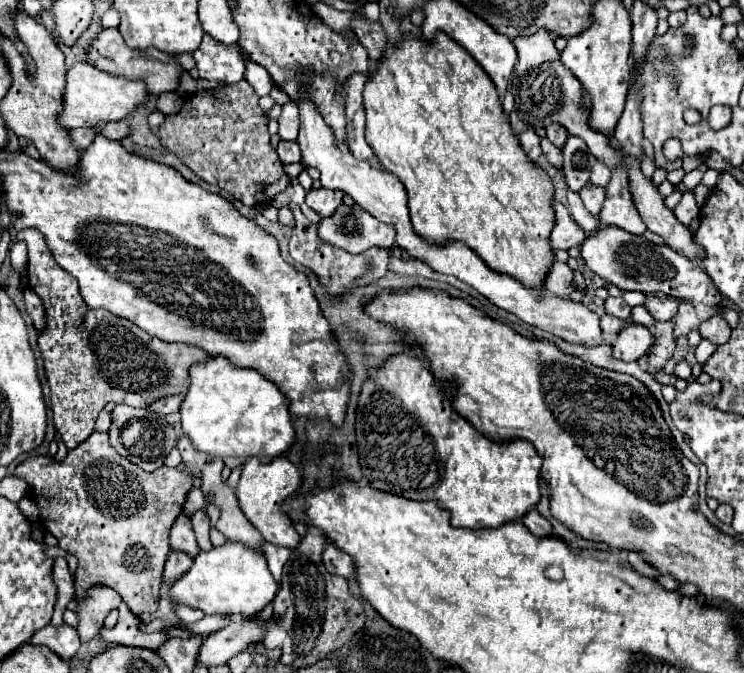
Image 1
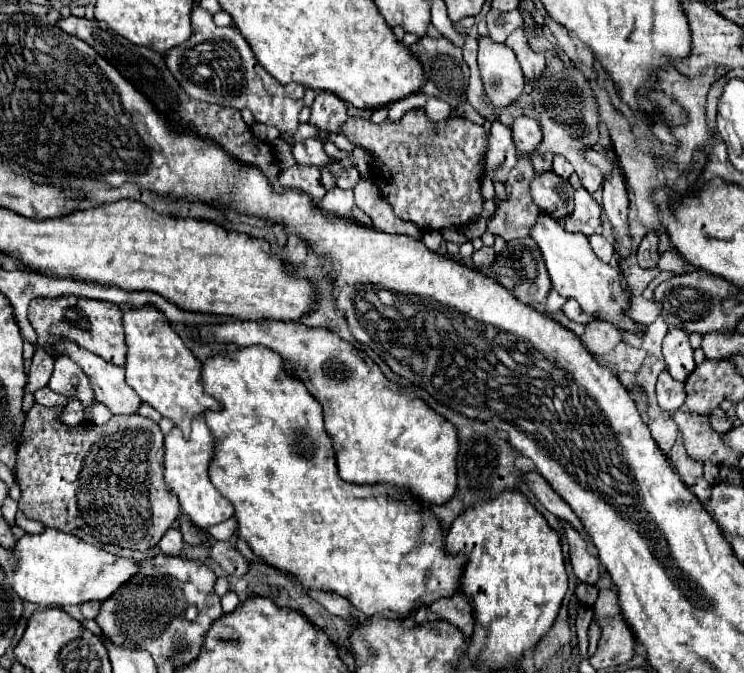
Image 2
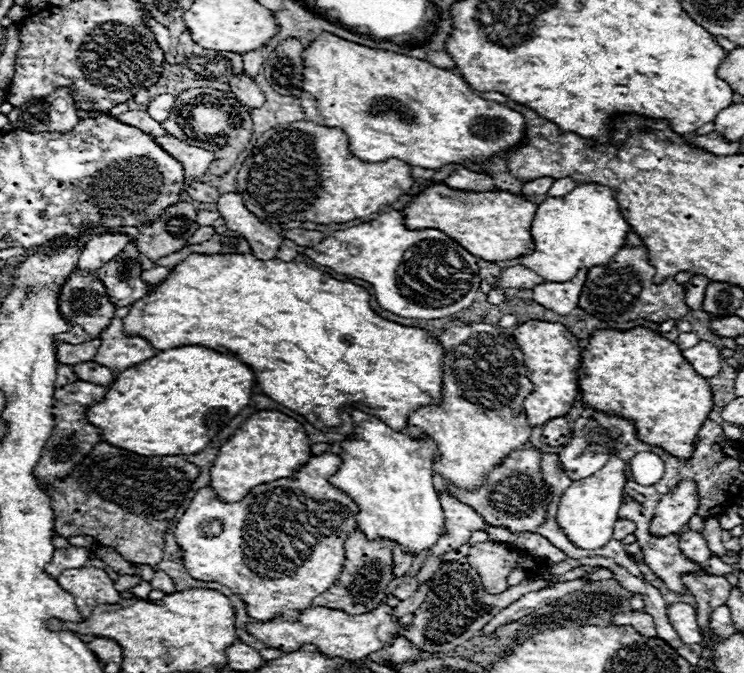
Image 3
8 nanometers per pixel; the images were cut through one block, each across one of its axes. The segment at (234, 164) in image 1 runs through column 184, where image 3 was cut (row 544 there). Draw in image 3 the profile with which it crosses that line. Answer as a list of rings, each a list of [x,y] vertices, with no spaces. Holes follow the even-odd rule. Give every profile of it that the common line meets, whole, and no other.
[[[100,442],[88,458],[84,458],[80,470],[64,482],[54,482],[46,492],[52,498],[54,532],[58,536],[92,536],[98,544],[114,548],[124,560],[132,564],[156,566],[164,558],[164,534],[174,524],[176,512],[182,510],[186,496],[192,492],[192,484],[198,478],[200,468],[182,456],[140,456],[108,442]]]

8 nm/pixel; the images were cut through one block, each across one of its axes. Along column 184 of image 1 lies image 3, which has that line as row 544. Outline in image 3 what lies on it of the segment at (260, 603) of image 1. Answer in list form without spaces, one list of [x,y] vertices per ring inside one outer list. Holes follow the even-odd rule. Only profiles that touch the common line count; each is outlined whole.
[[[614,452],[602,470],[598,470],[590,478],[572,482],[572,486],[560,496],[556,522],[574,546],[582,550],[596,550],[596,548],[602,548],[608,540],[612,540],[614,524],[618,522],[624,484],[626,484],[624,462]]]

